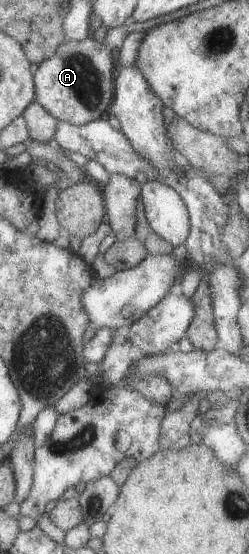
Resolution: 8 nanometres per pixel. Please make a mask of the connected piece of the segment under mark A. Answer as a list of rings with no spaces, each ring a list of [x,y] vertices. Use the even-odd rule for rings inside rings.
[[[91,35],[80,41],[66,40],[49,57],[33,66],[34,100],[57,121],[75,125],[94,121],[107,114],[113,96],[111,48]]]

